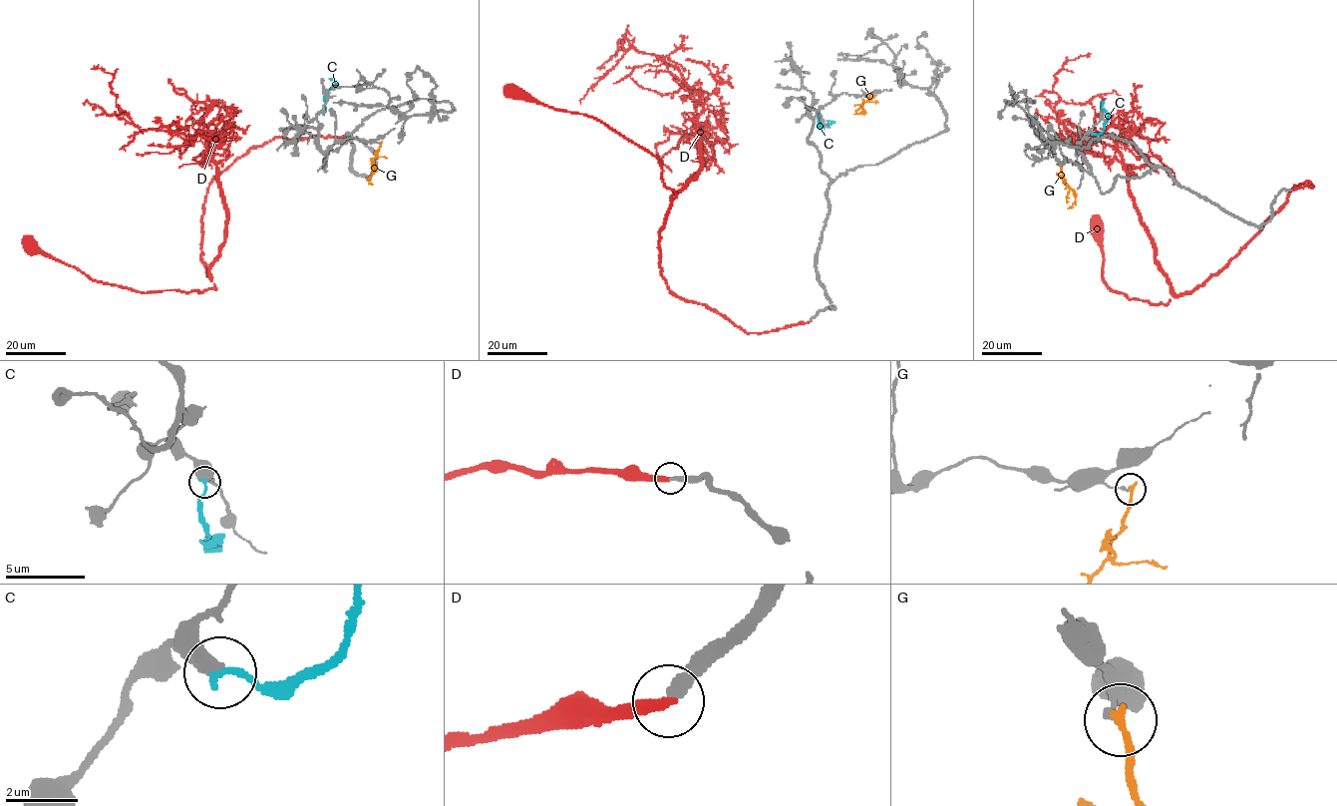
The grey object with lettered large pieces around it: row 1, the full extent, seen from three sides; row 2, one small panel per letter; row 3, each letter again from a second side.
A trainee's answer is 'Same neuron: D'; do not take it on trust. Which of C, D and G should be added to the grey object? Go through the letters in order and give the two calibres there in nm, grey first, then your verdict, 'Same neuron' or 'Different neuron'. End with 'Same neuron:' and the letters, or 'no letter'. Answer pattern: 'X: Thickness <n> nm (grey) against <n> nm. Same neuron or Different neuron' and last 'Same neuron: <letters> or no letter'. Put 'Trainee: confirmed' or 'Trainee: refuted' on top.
Trainee: confirmed
C: Thickness 600 nm (grey) against 170 nm. Different neuron
D: Thickness 260 nm (grey) against 340 nm. Same neuron
G: Thickness 170 nm (grey) against 240 nm. Different neuron
Same neuron: D

